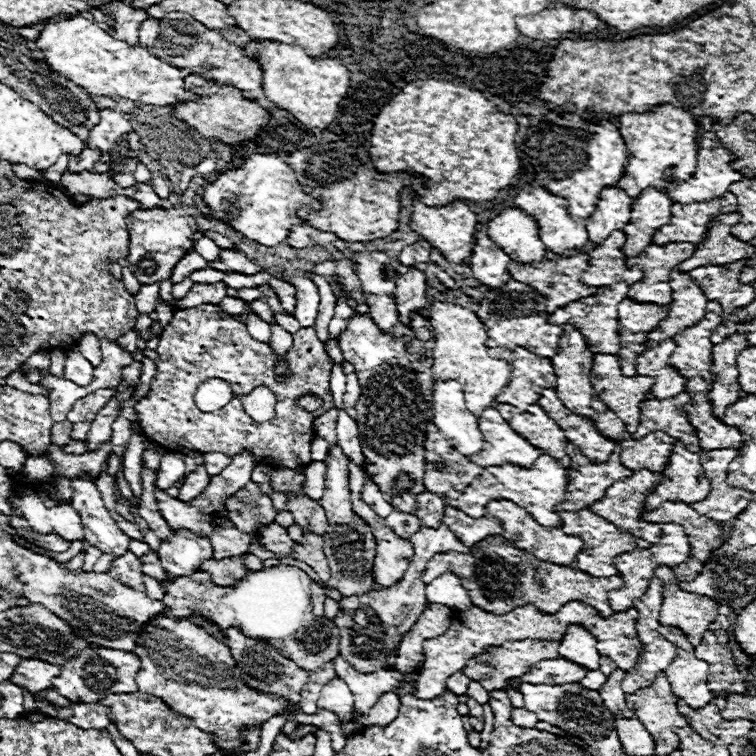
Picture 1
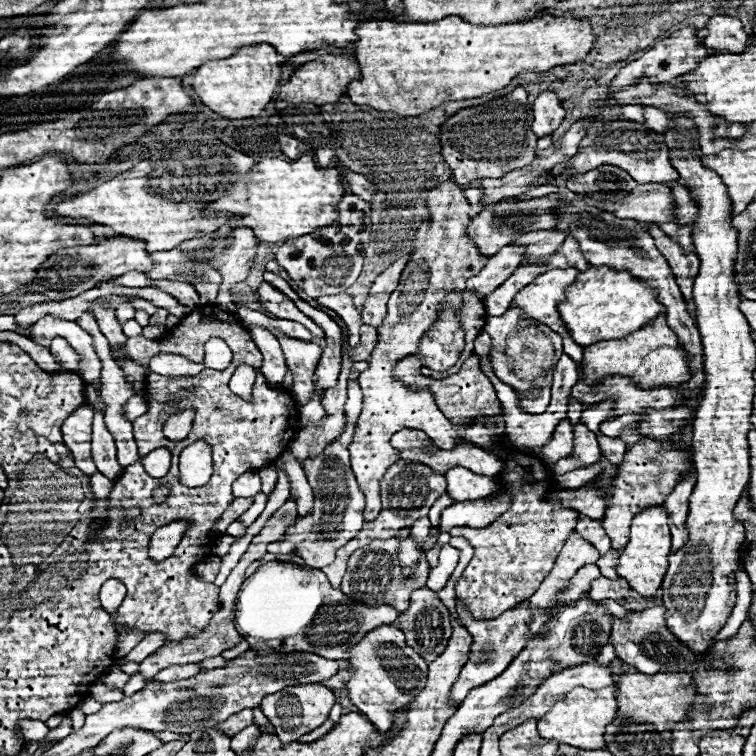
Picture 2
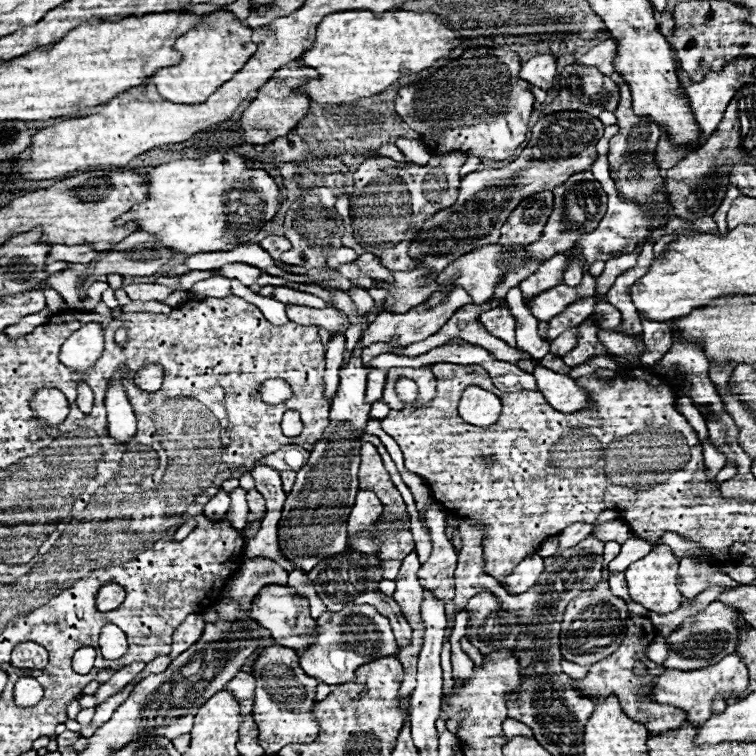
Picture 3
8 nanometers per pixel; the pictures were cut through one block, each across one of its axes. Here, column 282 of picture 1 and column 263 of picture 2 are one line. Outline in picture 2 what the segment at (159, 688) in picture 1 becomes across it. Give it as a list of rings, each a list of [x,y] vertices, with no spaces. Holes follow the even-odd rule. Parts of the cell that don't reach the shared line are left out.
[[[304,684],[304,686],[288,686],[282,692],[266,696],[260,708],[266,714],[266,718],[270,718],[270,724],[274,724],[276,735],[282,742],[296,742],[300,736],[324,724],[334,704],[336,704],[336,696],[332,690],[320,684]]]

